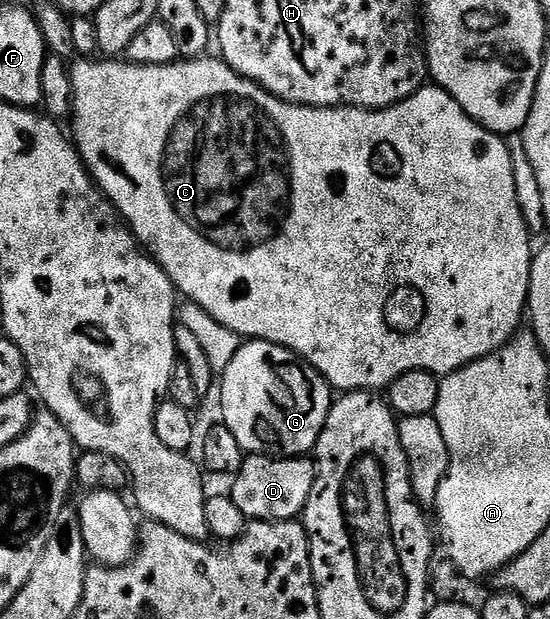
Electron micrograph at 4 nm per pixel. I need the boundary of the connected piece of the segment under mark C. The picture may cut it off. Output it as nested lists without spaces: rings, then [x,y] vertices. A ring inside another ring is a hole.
[[[212,57],[177,60],[168,66],[139,66],[127,60],[100,60],[104,62],[76,60],[70,66],[72,71],[71,141],[96,185],[111,200],[112,207],[124,219],[124,225],[132,231],[132,235],[150,257],[164,269],[172,285],[187,301],[206,308],[206,312],[210,312],[210,316],[214,316],[218,324],[230,328],[240,335],[241,339],[278,344],[294,352],[300,357],[300,361],[314,367],[336,392],[384,392],[394,380],[398,380],[398,376],[415,370],[425,370],[437,376],[453,374],[455,370],[461,370],[466,364],[482,356],[490,356],[490,352],[502,348],[516,335],[516,331],[521,329],[526,318],[534,245],[532,246],[532,238],[528,235],[528,222],[524,219],[524,210],[520,207],[520,194],[516,191],[516,166],[512,163],[512,154],[508,151],[507,144],[504,143],[507,141],[501,135],[491,134],[486,127],[479,126],[464,111],[462,104],[454,100],[450,92],[446,92],[435,84],[425,84],[406,100],[396,102],[393,106],[385,106],[383,110],[362,110],[359,106],[299,106],[274,96],[269,90],[263,90],[258,83],[234,72],[234,68],[230,68],[223,57]]]

